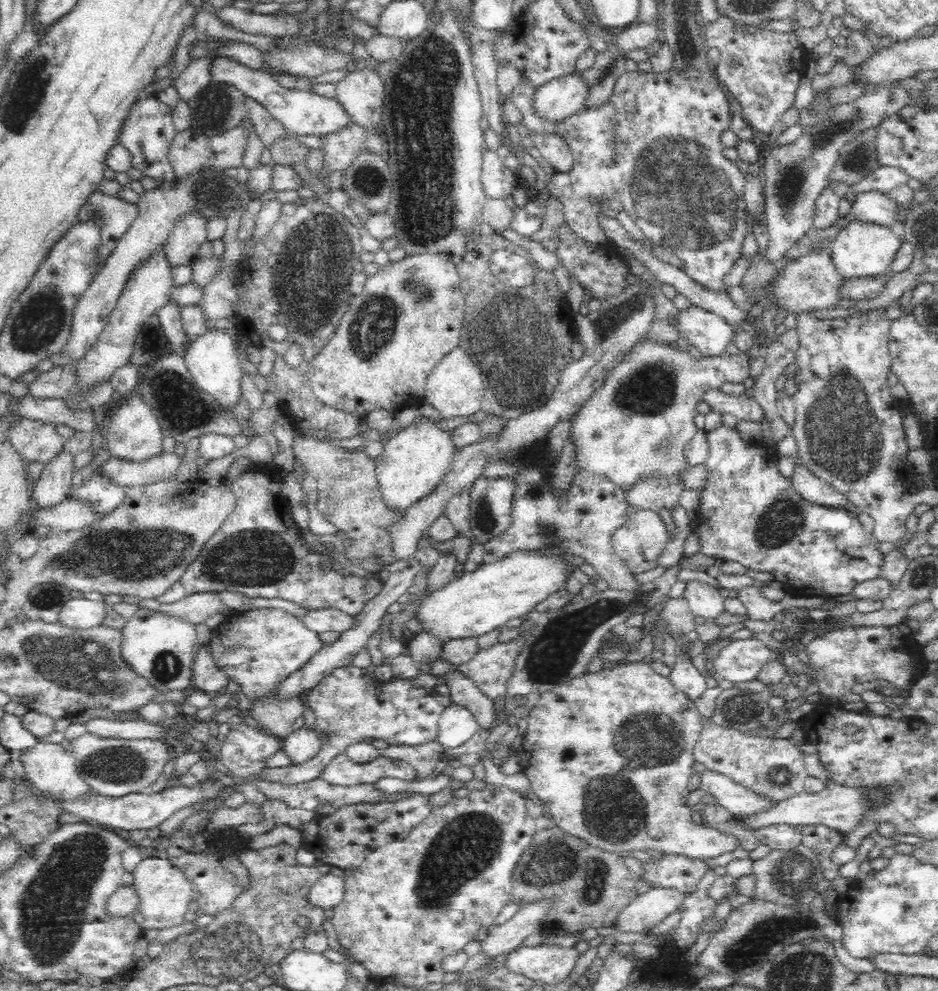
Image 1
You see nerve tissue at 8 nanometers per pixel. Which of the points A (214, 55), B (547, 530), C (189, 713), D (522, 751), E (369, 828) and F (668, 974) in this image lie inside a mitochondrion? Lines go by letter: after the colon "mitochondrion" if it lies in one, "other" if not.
A: other
B: mitochondrion
C: other
D: other
E: other
F: other

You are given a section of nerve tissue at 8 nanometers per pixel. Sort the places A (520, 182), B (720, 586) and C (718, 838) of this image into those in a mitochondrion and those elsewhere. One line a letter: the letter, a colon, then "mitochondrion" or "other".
A: other
B: other
C: other

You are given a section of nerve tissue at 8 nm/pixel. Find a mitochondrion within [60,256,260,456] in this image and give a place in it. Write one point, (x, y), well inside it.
(180, 406)

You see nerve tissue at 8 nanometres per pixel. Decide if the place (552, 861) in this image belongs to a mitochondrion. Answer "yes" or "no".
yes

